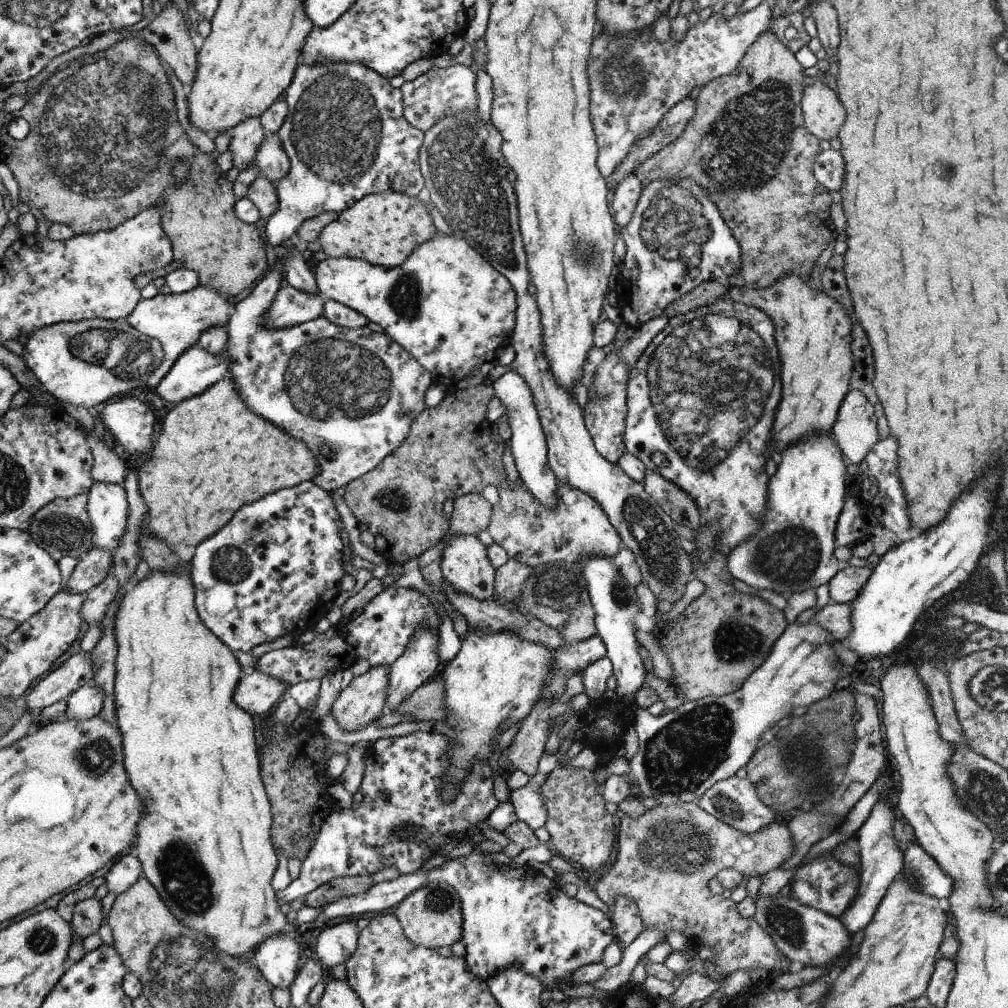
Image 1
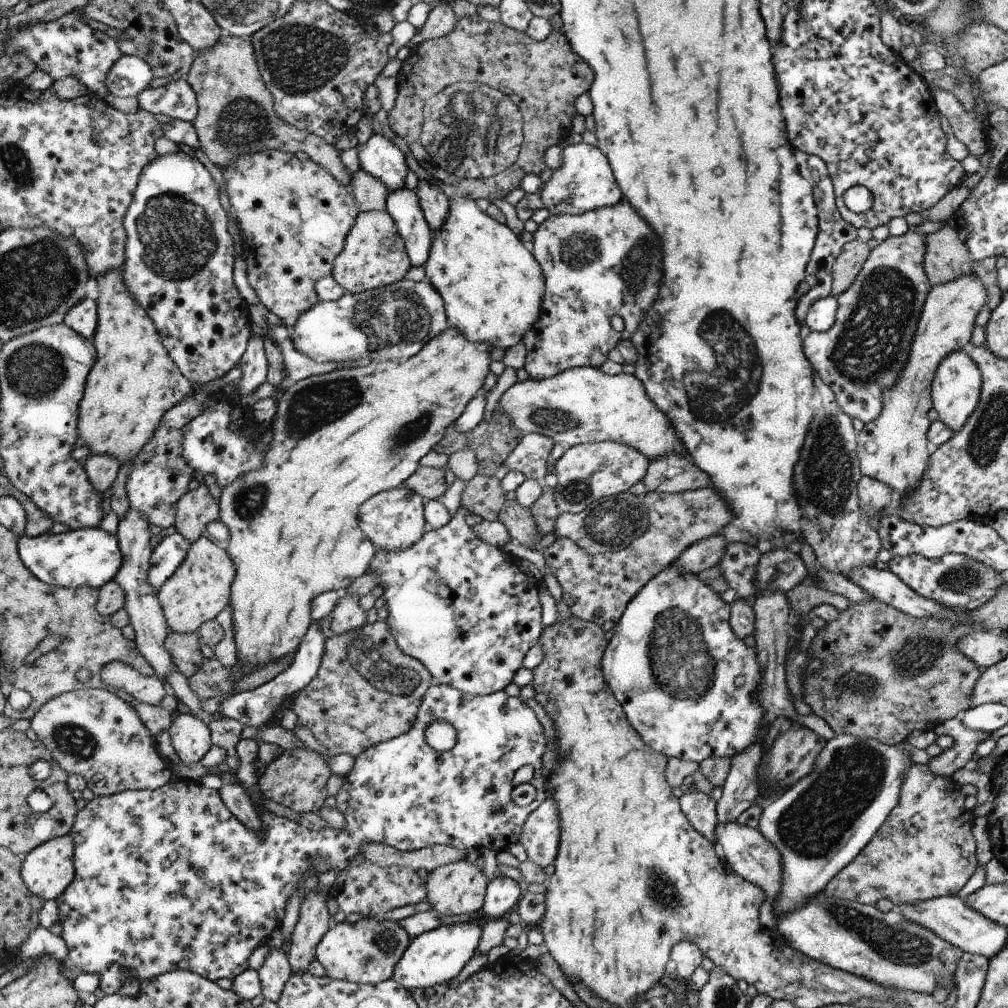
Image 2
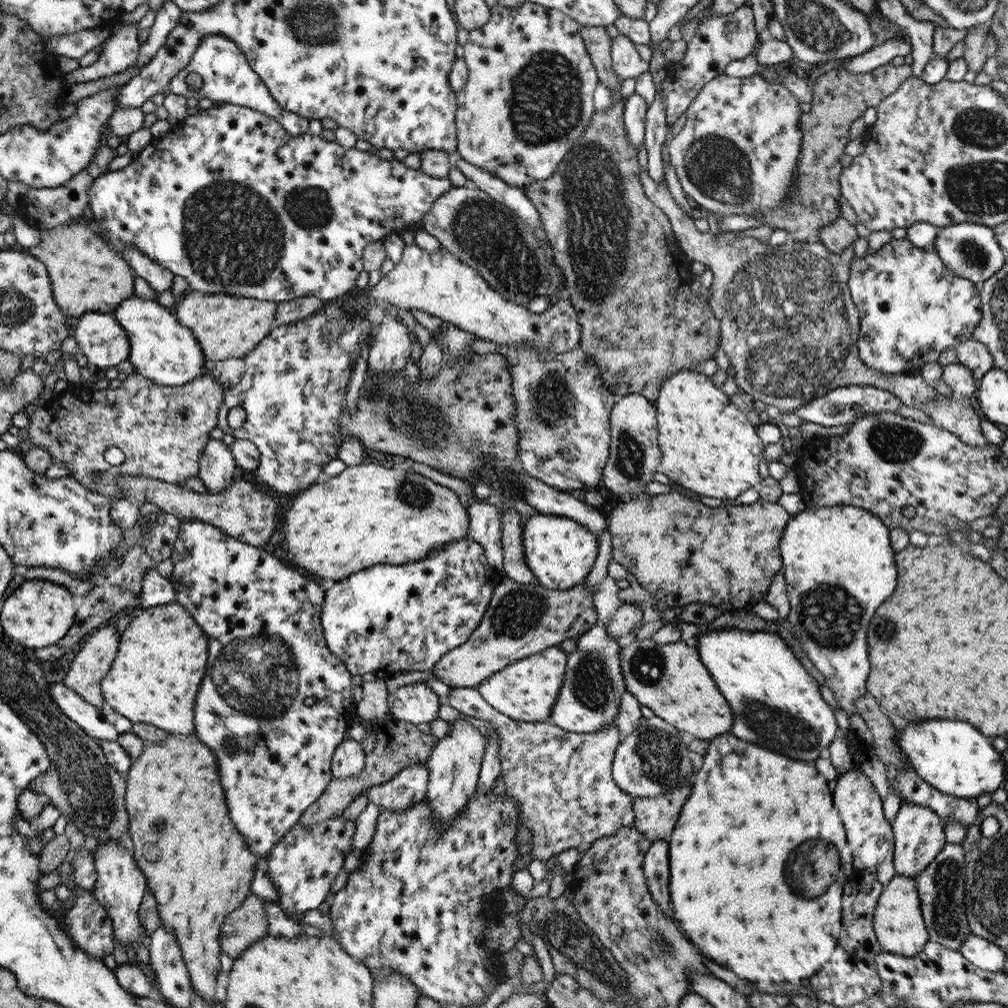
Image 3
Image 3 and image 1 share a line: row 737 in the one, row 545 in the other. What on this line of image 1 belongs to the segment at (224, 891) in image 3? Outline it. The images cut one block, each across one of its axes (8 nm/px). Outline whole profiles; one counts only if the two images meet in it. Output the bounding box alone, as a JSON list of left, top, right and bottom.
[138,375,319,548]

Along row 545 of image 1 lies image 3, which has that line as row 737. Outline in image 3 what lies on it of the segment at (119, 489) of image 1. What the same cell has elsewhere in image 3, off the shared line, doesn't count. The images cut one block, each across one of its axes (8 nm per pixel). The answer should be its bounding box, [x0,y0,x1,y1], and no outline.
[48,682,133,742]

